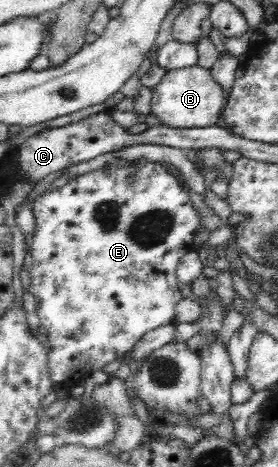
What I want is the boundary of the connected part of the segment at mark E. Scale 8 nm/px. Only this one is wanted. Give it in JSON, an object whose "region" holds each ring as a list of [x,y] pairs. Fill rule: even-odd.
{"region":[[[138,159],[134,161],[137,166],[125,168],[112,168],[110,170],[98,169],[81,176],[74,176],[61,188],[49,190],[36,198],[32,205],[33,216],[36,222],[36,233],[33,236],[31,247],[34,256],[34,267],[30,273],[32,277],[32,291],[38,305],[37,314],[42,327],[50,332],[48,339],[52,344],[52,351],[48,351],[48,368],[50,378],[54,380],[54,387],[74,386],[78,379],[85,377],[94,368],[100,370],[102,366],[116,361],[118,357],[130,352],[145,334],[156,329],[163,323],[175,319],[175,308],[183,299],[178,288],[175,276],[176,267],[186,253],[193,250],[194,235],[200,227],[200,213],[195,211],[181,182],[176,179],[163,164]]]}

